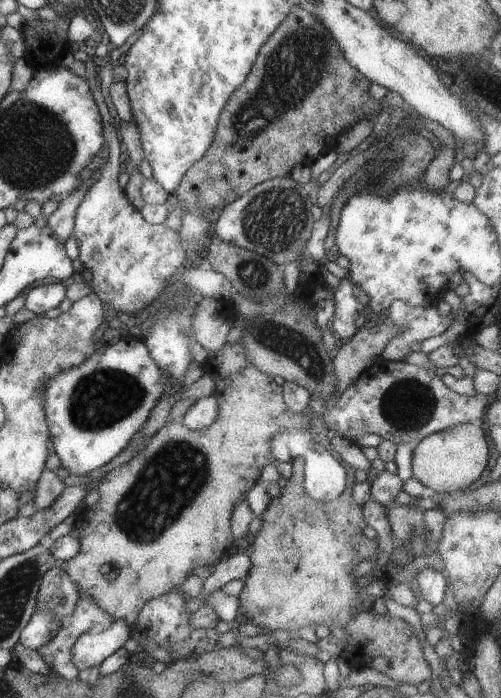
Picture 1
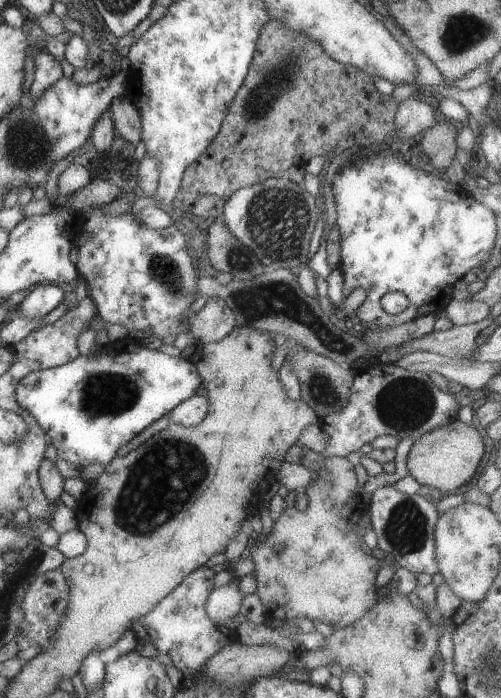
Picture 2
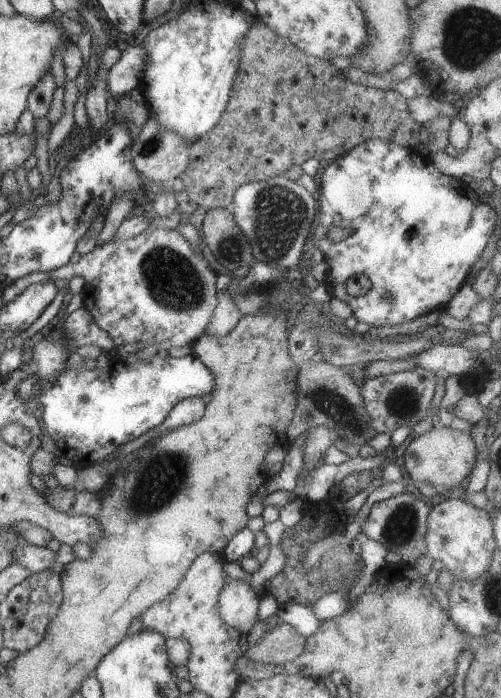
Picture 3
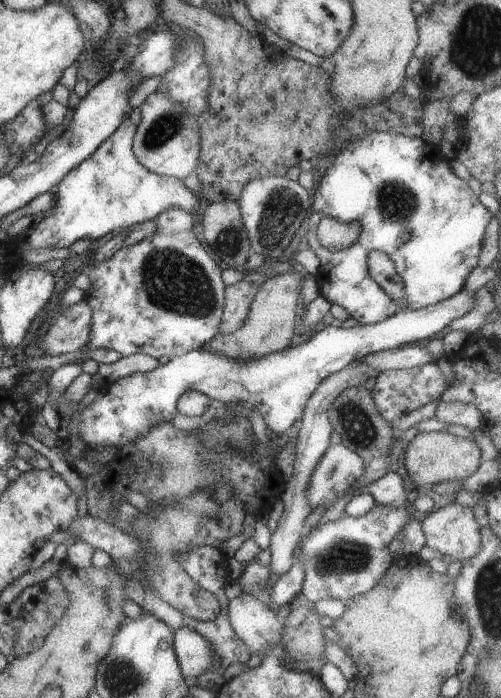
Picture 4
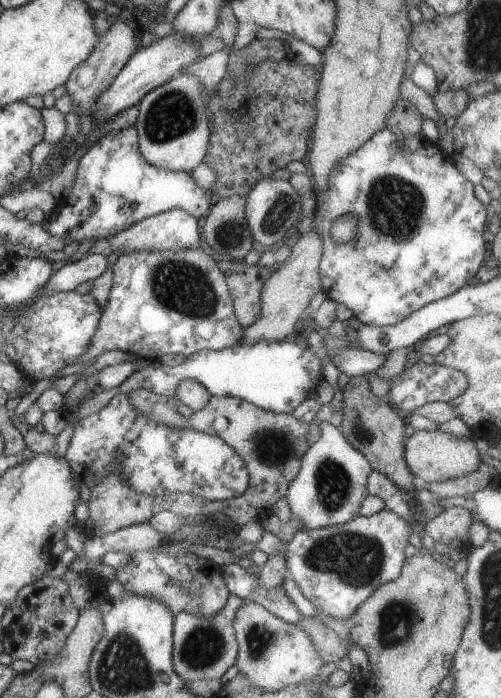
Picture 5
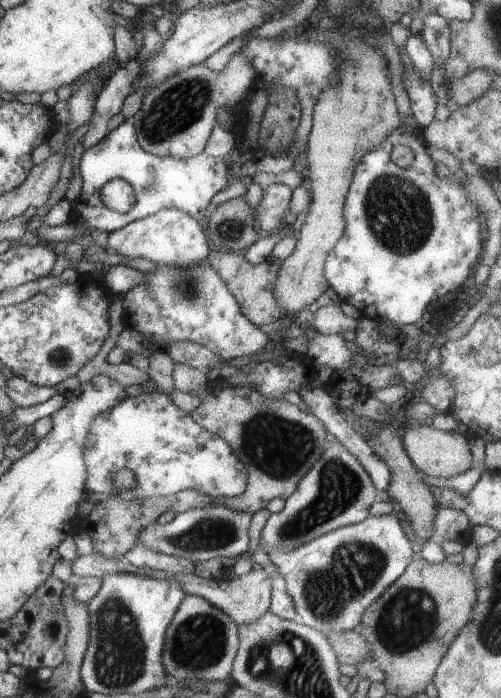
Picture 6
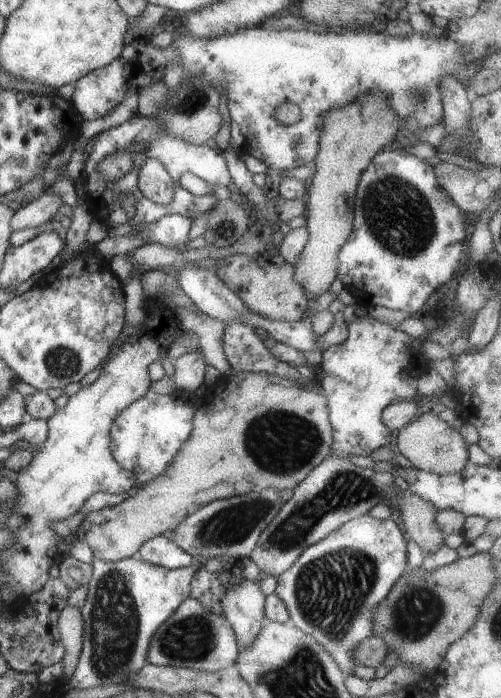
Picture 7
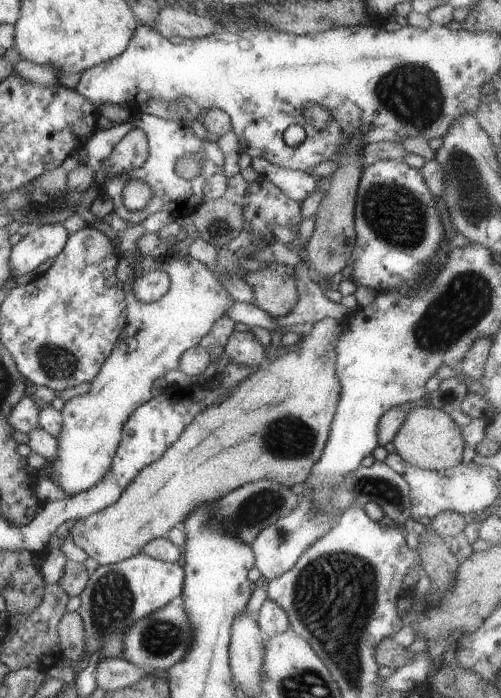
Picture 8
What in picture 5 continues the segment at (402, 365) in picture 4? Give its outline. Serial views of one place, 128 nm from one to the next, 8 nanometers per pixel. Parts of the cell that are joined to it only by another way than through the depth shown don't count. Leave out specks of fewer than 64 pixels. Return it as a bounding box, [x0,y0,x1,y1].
[331,349,386,378]

